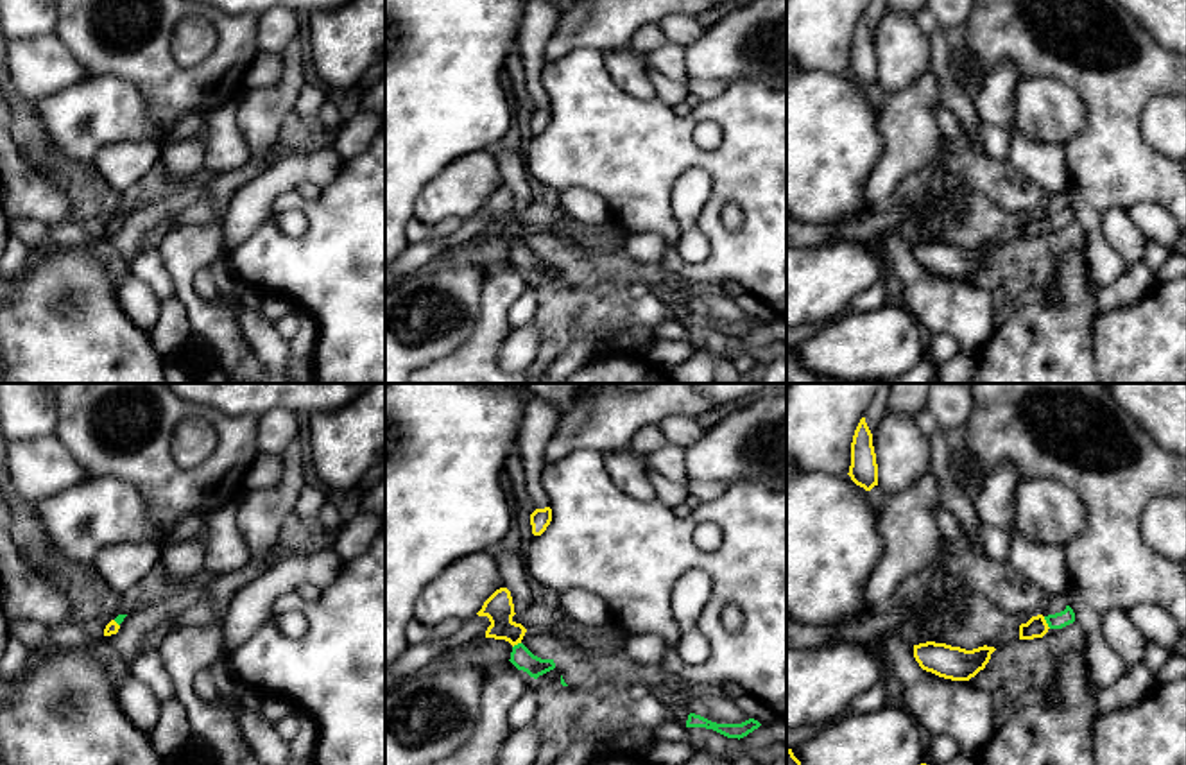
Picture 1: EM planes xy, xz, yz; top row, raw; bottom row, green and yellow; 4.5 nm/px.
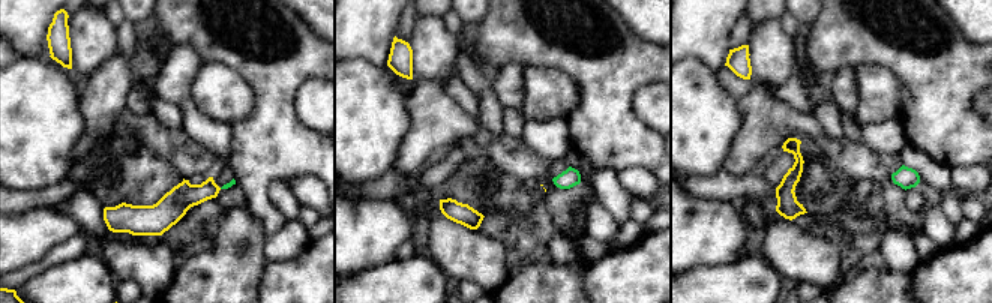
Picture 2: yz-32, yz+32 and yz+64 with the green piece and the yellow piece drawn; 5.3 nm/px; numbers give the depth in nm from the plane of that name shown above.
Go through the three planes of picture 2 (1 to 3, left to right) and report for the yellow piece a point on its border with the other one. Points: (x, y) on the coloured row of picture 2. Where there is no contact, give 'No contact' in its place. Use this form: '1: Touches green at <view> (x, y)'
1: No contact
2: No contact
3: No contact

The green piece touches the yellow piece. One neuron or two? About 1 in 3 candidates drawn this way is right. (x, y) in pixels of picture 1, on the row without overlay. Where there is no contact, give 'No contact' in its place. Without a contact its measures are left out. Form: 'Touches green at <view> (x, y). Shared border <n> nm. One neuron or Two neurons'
Touches green at yz (1047, 221). Shared border 70 nm. One neuron

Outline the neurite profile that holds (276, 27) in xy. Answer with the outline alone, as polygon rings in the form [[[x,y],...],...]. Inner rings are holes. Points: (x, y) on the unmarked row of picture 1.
[[[287,7],[269,9],[258,16],[258,52],[283,54],[297,30],[297,13]]]

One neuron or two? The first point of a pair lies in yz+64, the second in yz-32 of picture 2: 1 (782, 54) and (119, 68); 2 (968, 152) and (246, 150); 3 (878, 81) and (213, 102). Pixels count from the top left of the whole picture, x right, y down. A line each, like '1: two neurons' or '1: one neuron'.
1: two neurons
2: one neuron
3: one neuron

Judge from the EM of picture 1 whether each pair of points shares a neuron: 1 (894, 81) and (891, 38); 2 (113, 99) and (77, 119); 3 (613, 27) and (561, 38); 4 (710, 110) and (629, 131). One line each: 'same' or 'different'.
1: same
2: same
3: same
4: same

